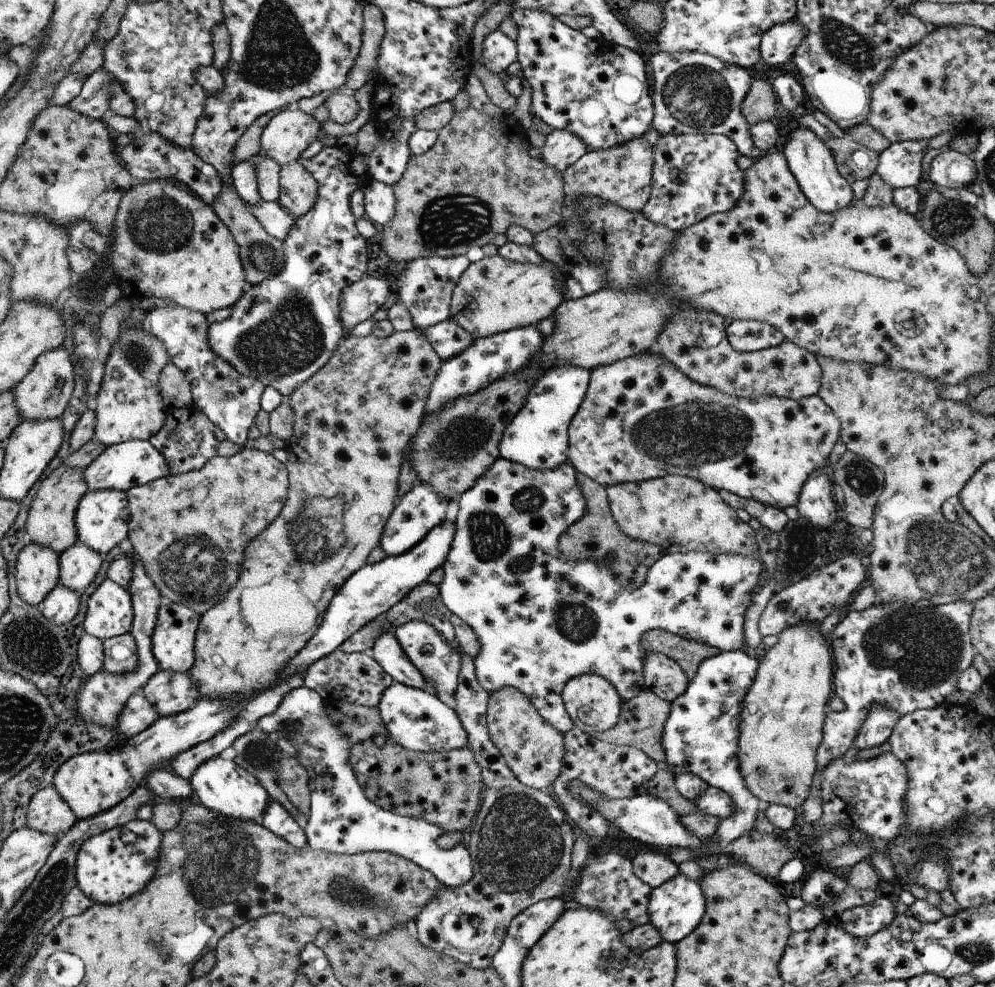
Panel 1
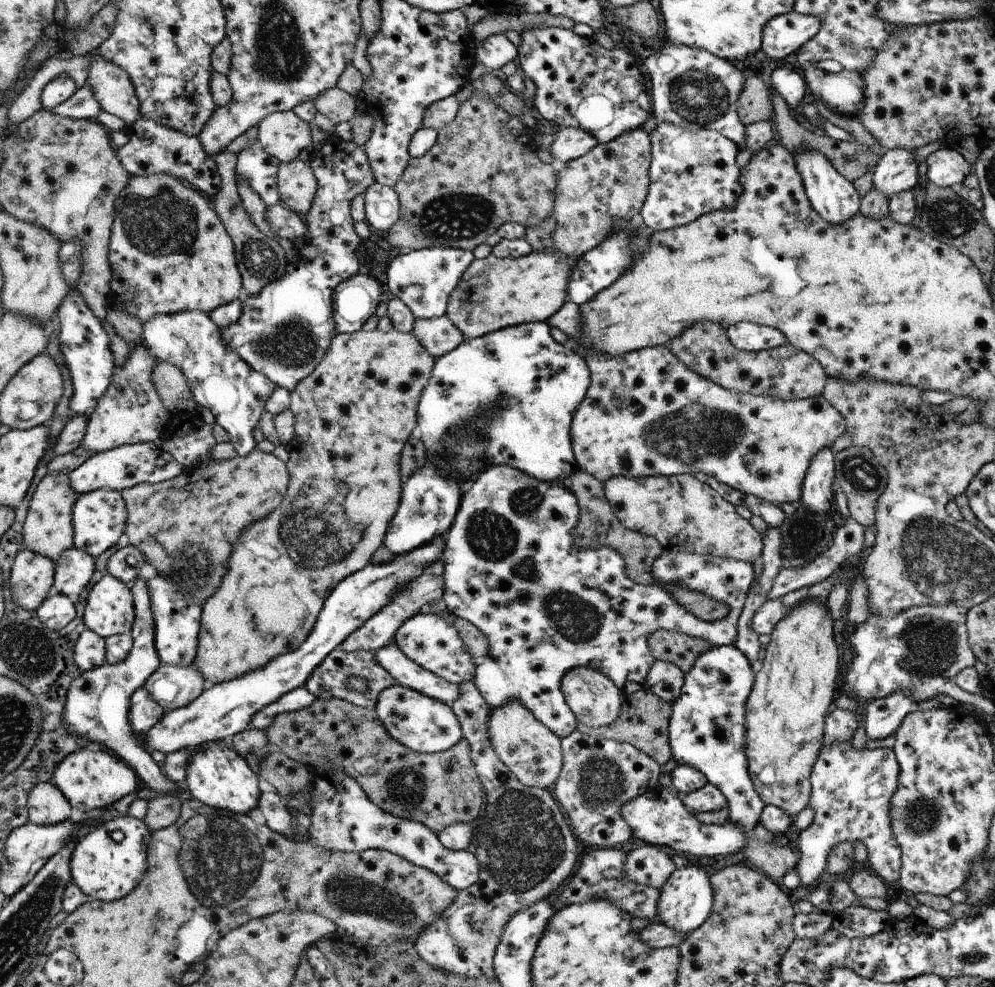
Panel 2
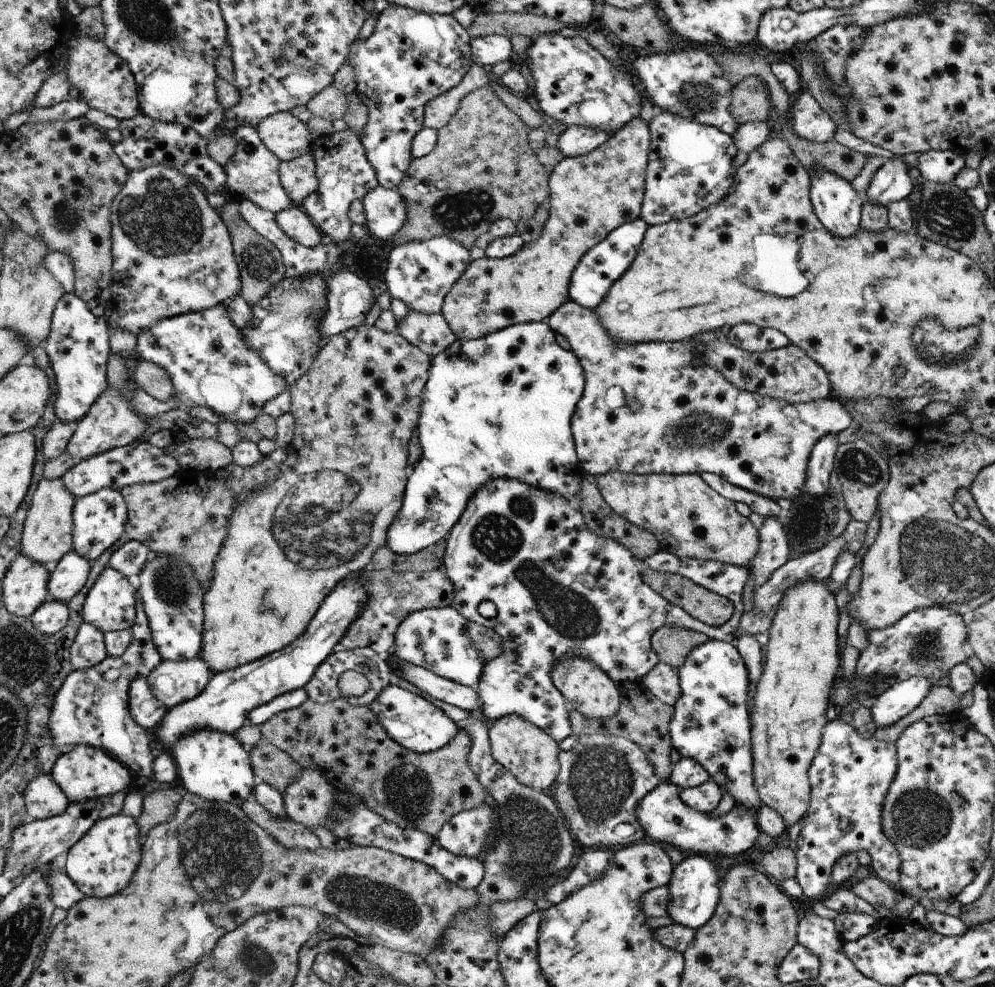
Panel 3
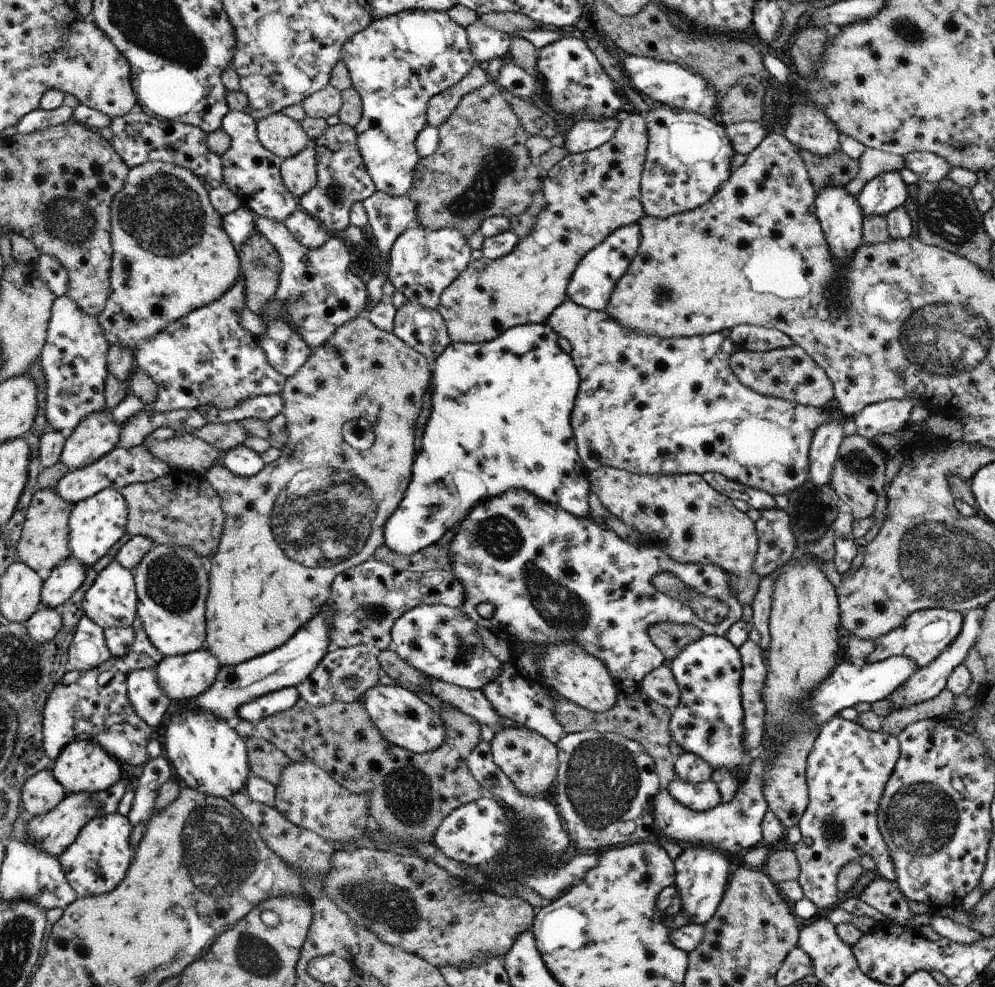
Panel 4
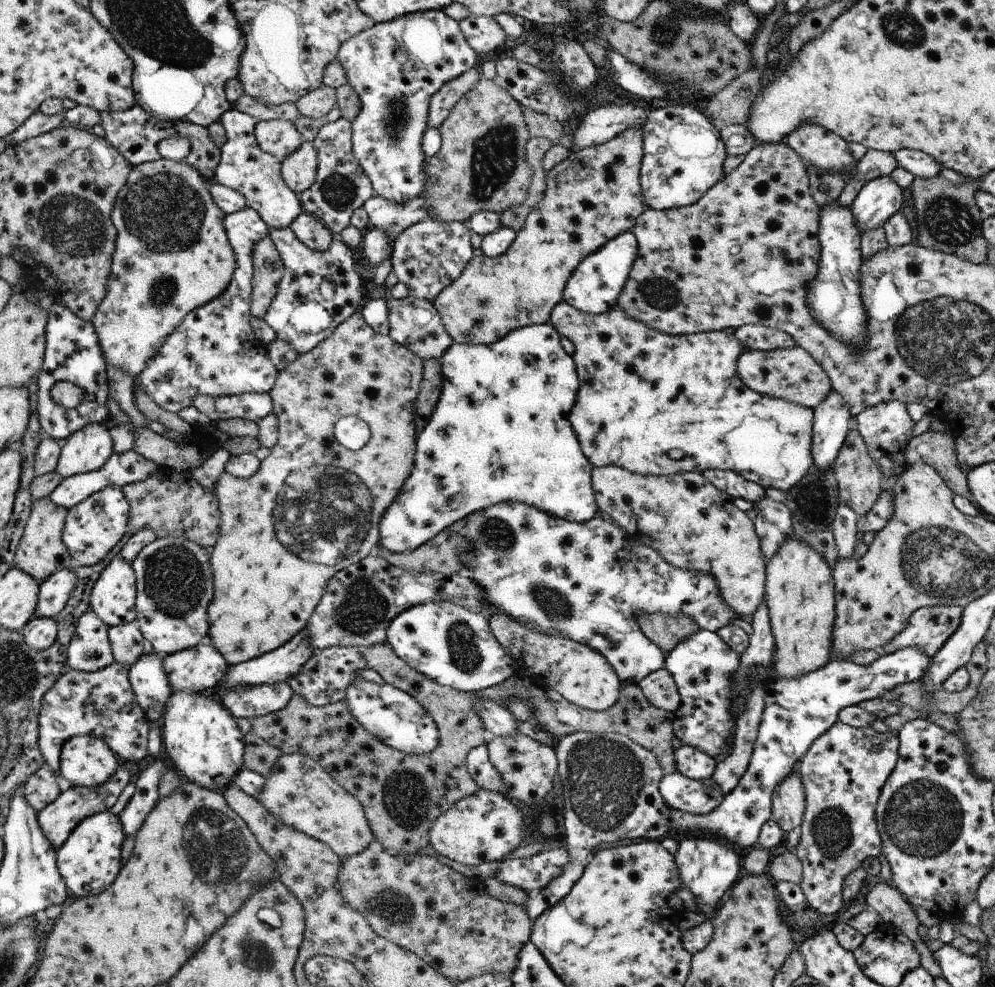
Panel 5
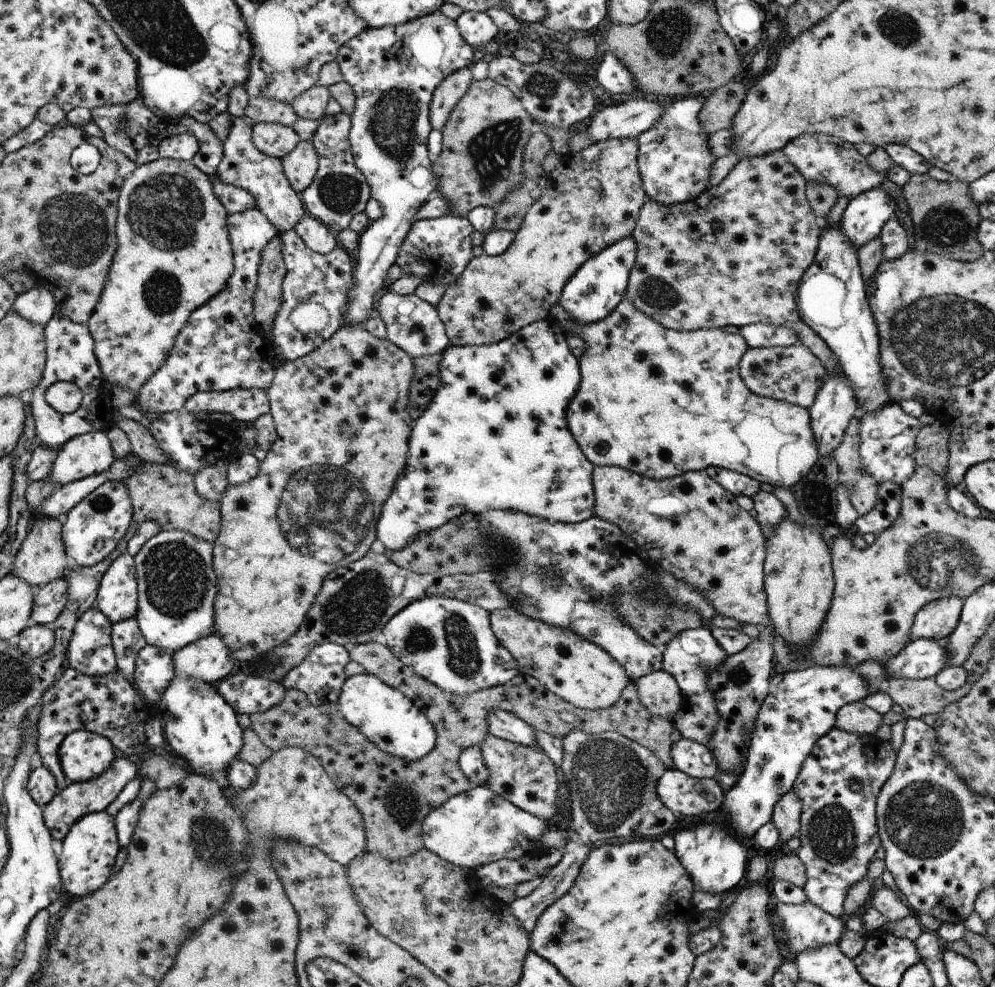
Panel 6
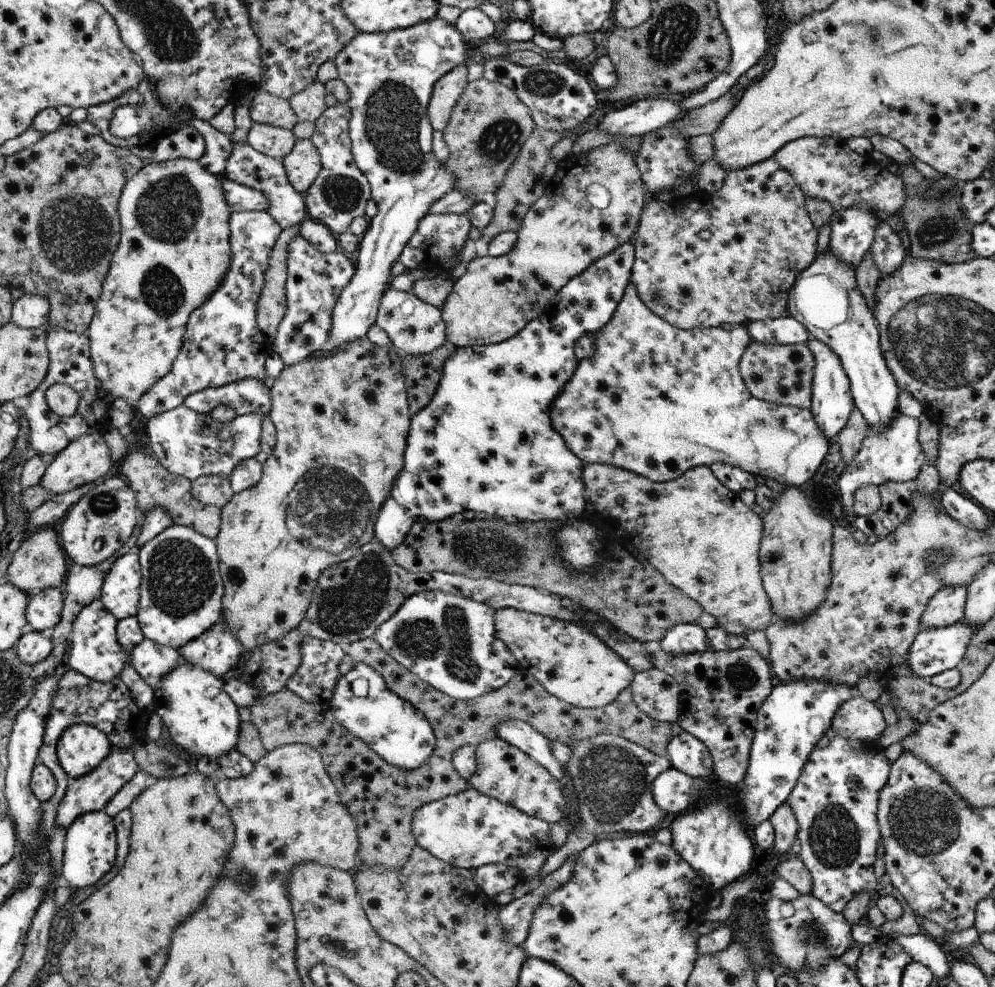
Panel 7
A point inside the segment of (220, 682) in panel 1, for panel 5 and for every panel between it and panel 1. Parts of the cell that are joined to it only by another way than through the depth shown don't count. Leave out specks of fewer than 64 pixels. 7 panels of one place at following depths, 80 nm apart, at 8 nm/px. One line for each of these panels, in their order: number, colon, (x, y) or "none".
2: (354, 414)
3: (322, 519)
4: (321, 504)
5: (313, 509)

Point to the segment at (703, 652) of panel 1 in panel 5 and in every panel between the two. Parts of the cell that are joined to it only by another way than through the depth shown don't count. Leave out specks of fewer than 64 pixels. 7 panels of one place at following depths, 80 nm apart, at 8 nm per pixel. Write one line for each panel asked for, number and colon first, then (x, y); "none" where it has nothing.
2: (680, 649)
3: (672, 644)
4: (670, 638)
5: (665, 631)

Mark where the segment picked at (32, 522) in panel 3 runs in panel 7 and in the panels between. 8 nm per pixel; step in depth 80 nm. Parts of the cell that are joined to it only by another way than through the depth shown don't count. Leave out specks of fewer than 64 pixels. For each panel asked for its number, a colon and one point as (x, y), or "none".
4: (44, 543)
5: (41, 552)
6: (42, 558)
7: (40, 563)

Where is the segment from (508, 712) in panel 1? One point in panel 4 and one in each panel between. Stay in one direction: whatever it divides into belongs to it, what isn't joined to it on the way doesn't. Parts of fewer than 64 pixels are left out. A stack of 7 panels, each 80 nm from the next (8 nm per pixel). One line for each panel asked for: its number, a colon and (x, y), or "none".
2: (533, 752)
3: (533, 756)
4: (529, 759)

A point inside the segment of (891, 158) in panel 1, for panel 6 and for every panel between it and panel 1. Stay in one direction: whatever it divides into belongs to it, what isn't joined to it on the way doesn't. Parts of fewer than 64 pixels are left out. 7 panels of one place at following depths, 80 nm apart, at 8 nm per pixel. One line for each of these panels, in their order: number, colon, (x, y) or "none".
2: (896, 171)
3: (891, 182)
4: (886, 191)
5: (879, 199)
6: (866, 214)

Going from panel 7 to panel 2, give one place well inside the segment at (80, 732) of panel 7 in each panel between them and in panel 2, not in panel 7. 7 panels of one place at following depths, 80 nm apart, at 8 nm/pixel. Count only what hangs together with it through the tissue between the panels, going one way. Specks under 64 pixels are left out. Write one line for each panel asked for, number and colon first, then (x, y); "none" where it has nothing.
2: (92, 780)
3: (83, 772)
4: (82, 767)
5: (86, 761)
6: (83, 755)

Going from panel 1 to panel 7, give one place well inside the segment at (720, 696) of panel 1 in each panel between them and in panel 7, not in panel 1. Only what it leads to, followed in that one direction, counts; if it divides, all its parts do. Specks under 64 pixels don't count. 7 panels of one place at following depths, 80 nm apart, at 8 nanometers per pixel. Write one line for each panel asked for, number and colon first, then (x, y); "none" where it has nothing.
2: (707, 731)
3: (710, 724)
4: (709, 721)
5: (702, 666)
6: (690, 657)
7: (690, 638)

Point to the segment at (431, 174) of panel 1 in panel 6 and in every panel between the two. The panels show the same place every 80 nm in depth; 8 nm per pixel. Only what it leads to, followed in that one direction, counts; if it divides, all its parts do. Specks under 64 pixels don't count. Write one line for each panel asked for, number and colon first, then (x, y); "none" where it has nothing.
2: (478, 176)
3: (481, 170)
4: (480, 169)
5: (481, 166)
6: (481, 162)

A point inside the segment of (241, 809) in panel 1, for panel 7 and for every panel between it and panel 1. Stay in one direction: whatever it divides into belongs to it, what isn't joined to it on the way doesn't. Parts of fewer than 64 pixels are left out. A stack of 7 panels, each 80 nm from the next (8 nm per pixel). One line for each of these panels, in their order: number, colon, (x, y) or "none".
2: (217, 775)
3: (213, 765)
4: (209, 754)
5: (200, 735)
6: (200, 725)
7: (200, 715)

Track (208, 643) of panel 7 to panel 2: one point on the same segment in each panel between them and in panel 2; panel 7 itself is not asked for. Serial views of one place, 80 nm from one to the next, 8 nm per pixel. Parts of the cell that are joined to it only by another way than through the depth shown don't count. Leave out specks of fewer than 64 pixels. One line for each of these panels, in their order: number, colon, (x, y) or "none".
2: (172, 687)
3: (172, 682)
4: (183, 677)
5: (199, 669)
6: (209, 659)

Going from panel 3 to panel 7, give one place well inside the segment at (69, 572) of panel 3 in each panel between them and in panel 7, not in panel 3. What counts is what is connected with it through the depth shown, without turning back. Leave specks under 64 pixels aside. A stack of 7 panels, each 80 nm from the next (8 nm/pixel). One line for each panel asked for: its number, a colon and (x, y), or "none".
4: (62, 583)
5: (55, 591)
6: (51, 598)
7: (44, 609)

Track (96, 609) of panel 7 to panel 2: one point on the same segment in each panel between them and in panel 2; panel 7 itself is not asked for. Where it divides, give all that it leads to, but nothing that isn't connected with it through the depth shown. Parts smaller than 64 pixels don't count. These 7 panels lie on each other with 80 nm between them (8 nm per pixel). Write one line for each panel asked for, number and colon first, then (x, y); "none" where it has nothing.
2: (90, 649)
3: (88, 650)
4: (88, 650)
5: (90, 650)
6: (91, 652)

